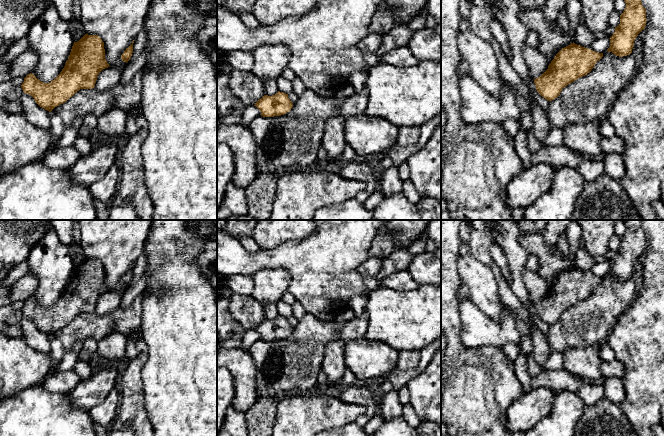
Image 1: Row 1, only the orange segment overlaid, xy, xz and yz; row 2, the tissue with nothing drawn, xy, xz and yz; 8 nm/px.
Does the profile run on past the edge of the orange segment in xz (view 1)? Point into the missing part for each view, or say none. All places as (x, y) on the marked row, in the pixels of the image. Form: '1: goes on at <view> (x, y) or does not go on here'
1: does not go on here

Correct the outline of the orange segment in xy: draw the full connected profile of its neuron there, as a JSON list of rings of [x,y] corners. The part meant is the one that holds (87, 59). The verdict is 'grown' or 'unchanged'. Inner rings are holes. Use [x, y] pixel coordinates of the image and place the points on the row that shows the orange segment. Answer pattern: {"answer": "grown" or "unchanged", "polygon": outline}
{"answer": "unchanged", "polygon": [[[85,34],[79,41],[74,42],[68,60],[60,74],[50,83],[43,83],[32,73],[24,78],[21,88],[24,93],[31,95],[35,102],[51,112],[55,107],[65,103],[80,89],[95,87],[98,74],[110,67],[105,59],[104,42],[98,35]]]}

